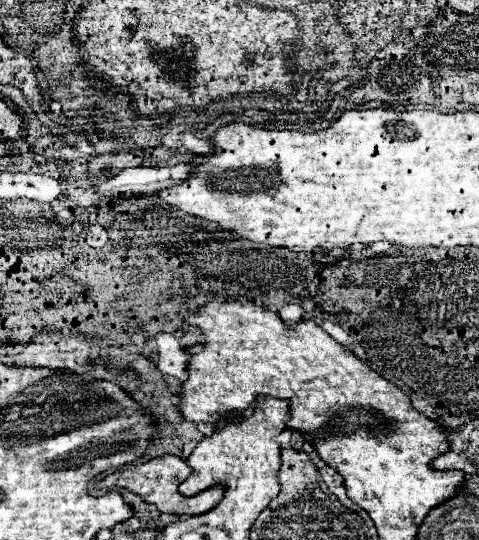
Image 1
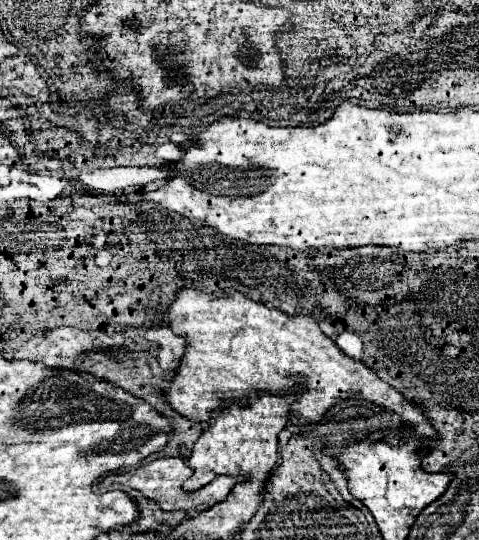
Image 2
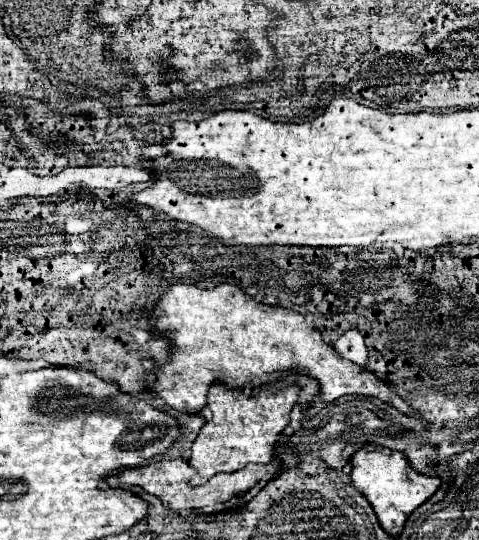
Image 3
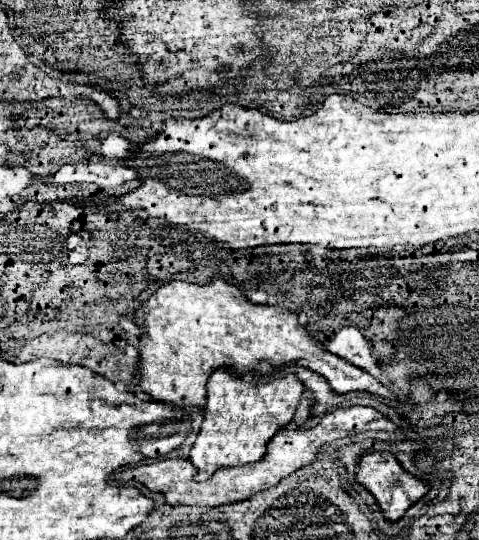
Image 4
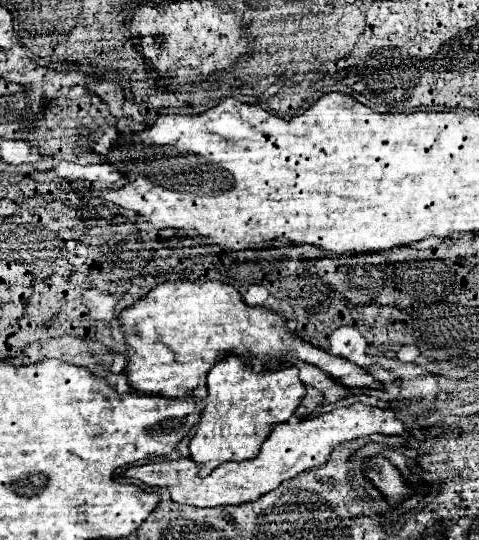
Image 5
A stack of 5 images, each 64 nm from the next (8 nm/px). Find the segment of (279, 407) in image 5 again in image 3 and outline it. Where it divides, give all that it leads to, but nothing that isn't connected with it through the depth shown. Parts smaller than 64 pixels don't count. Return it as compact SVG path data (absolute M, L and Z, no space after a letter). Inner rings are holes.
M214 384L210 388L208 408L212 412L212 420L208 420L198 438L192 444L190 466L196 470L196 476L190 478L190 486L200 486L220 472L236 472L246 464L268 464L274 456L274 446L278 436L290 422L290 412L298 400L298 386L286 386L282 390L270 392L274 388L260 388L248 392L230 390L224 384Z

